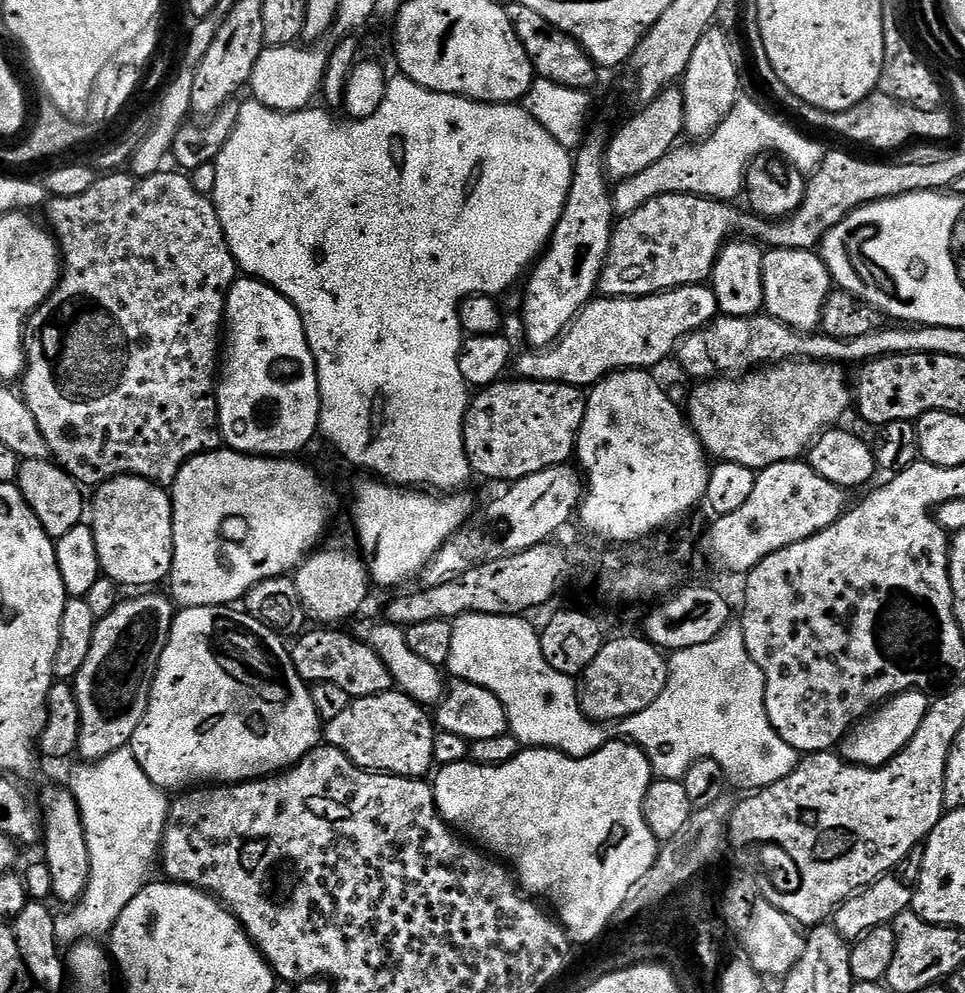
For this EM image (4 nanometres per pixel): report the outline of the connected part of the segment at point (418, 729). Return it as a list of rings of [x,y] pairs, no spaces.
[[[399,690],[358,696],[338,718],[327,721],[326,740],[370,772],[424,778],[434,768],[434,738],[438,731],[433,717],[424,712],[421,705]]]

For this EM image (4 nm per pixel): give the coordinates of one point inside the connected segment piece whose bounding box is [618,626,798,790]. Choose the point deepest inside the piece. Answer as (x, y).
(714, 705)

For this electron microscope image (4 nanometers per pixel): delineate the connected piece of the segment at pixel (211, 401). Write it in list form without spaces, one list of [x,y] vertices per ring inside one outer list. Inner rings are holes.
[[[116,170],[111,174],[101,175],[88,190],[78,194],[77,197],[55,197],[49,199],[46,204],[48,208],[47,227],[50,229],[55,241],[60,246],[62,257],[62,271],[60,273],[60,283],[53,288],[52,293],[46,297],[44,303],[36,305],[36,311],[29,315],[26,321],[26,327],[22,332],[22,348],[26,353],[26,367],[22,372],[22,381],[24,380],[24,389],[22,395],[24,405],[34,414],[34,422],[38,422],[38,430],[42,430],[42,436],[46,438],[46,444],[51,459],[59,464],[64,471],[69,472],[81,486],[99,486],[115,476],[141,476],[151,482],[161,486],[171,486],[178,478],[180,468],[188,463],[192,456],[201,454],[212,454],[217,451],[216,447],[221,447],[222,437],[220,434],[220,415],[216,409],[216,385],[218,383],[218,349],[222,344],[222,325],[224,324],[224,301],[228,298],[228,289],[232,287],[234,281],[238,279],[238,265],[230,246],[224,237],[222,222],[216,213],[215,203],[209,197],[202,195],[198,190],[194,190],[191,179],[183,171],[168,172],[161,170],[152,176],[133,176],[124,170]]]

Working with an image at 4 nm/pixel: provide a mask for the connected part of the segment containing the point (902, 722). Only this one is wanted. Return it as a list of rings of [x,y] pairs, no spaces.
[[[924,690],[902,692],[893,696],[883,706],[864,717],[838,745],[839,755],[849,764],[863,768],[881,768],[888,764],[918,734],[918,726],[926,718],[930,707],[929,693]]]

